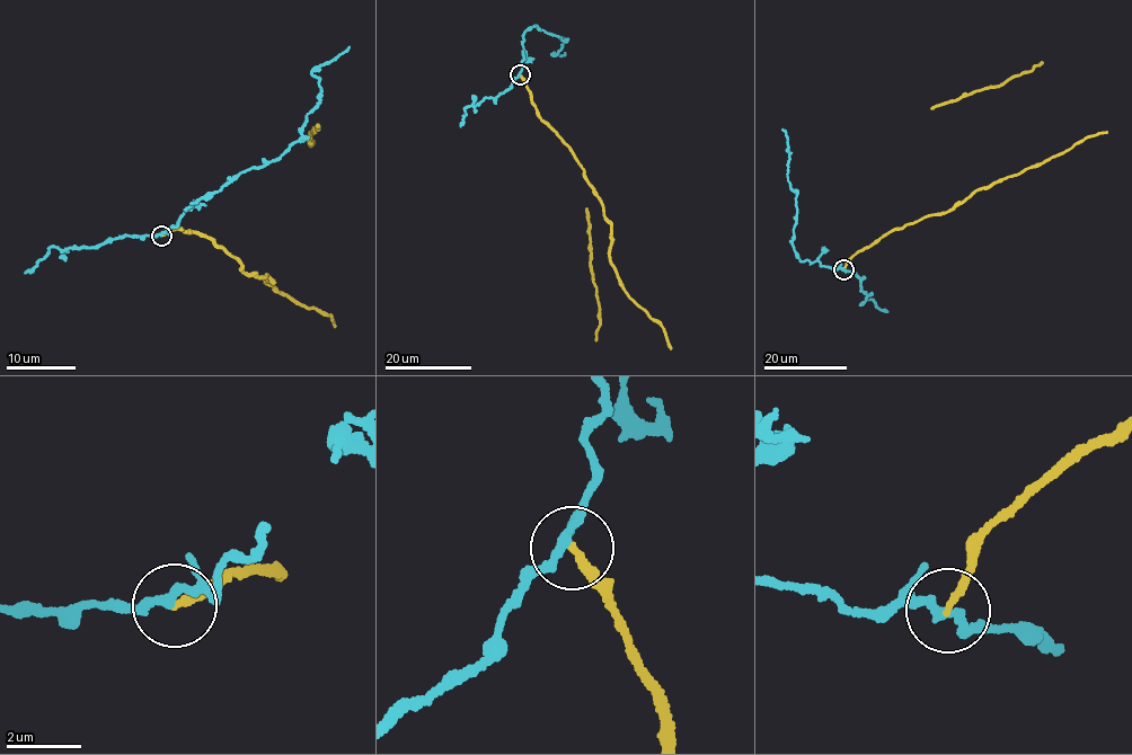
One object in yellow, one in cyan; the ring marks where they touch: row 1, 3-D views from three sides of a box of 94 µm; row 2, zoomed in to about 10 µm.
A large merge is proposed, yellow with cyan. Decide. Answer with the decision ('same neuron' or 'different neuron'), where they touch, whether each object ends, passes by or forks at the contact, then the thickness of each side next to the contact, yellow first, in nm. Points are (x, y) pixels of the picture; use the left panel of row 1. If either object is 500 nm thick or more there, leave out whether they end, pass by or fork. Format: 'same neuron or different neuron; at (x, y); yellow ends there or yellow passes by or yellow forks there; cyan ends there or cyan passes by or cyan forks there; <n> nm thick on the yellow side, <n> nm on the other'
different neuron; at (161, 236); yellow ends there; cyan passes by; 200 nm thick on the yellow side, 240 nm on the other

